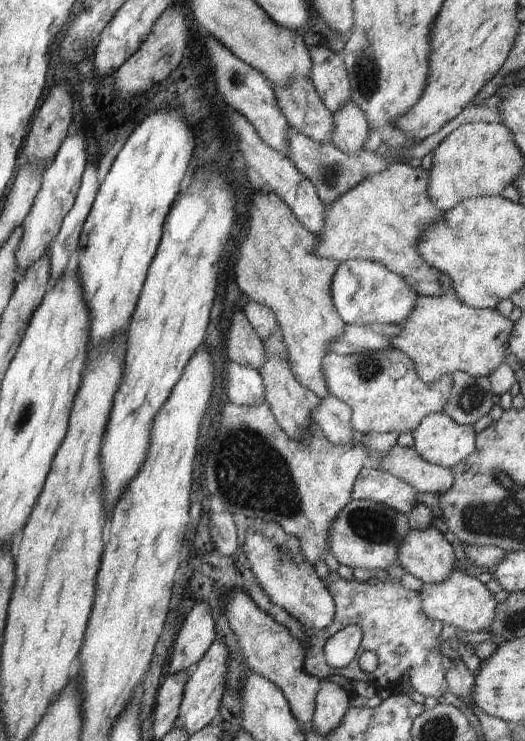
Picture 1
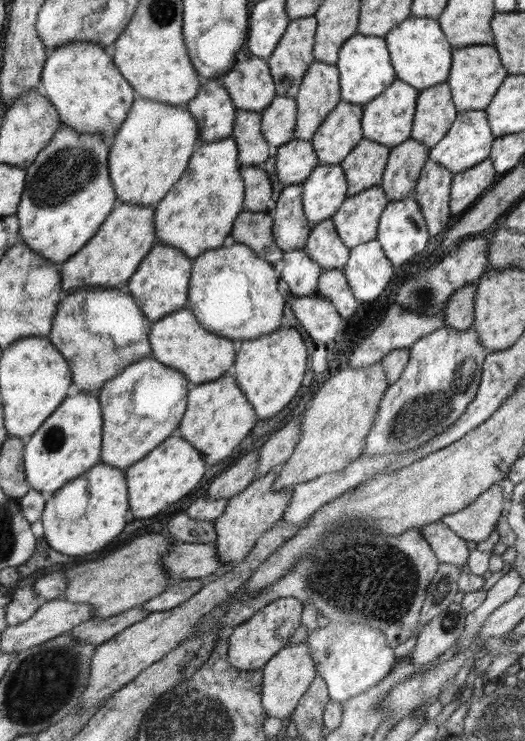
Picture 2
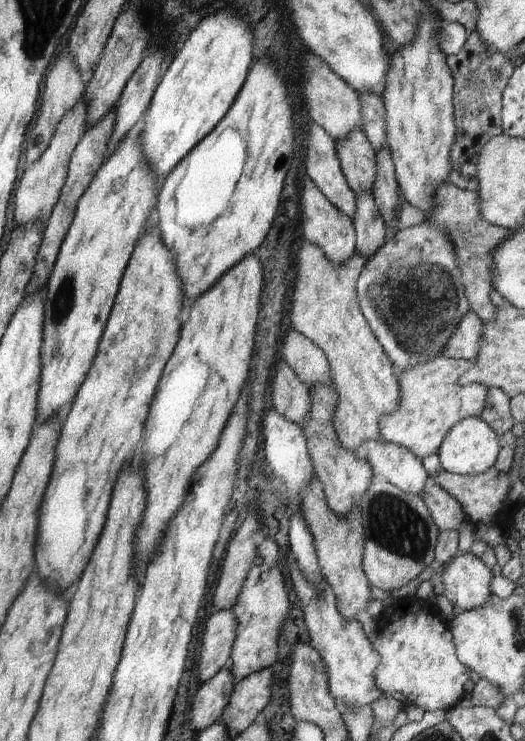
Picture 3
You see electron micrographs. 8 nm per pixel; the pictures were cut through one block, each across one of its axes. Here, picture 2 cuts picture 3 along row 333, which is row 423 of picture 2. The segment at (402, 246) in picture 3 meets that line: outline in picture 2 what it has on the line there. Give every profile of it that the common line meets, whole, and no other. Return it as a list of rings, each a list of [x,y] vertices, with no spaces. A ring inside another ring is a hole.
[[[442,326],[416,340],[409,348],[409,359],[400,378],[388,385],[380,399],[378,414],[370,432],[366,433],[361,456],[414,450],[452,426],[474,400],[480,386],[482,367],[490,352],[480,344],[473,328],[456,332]]]

